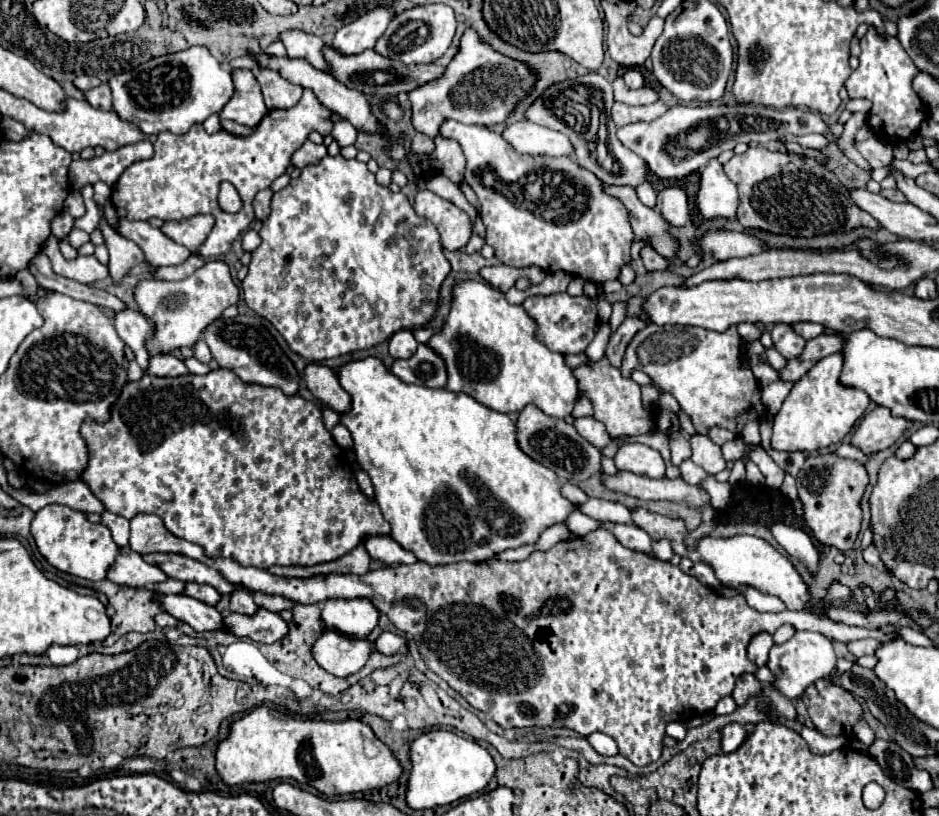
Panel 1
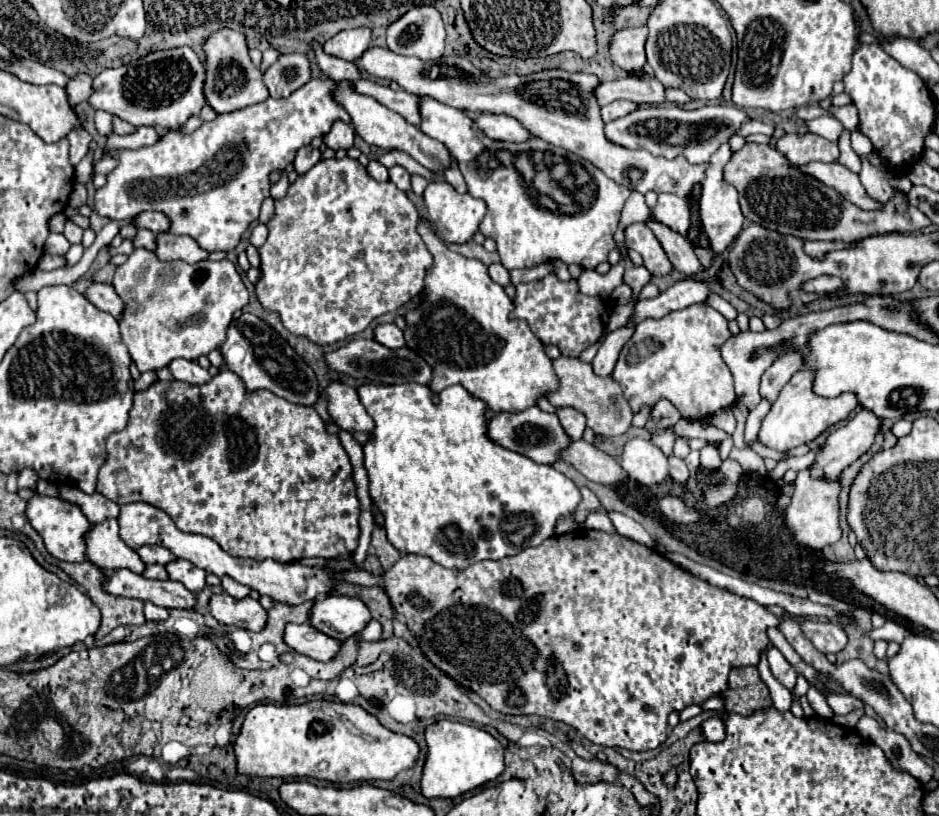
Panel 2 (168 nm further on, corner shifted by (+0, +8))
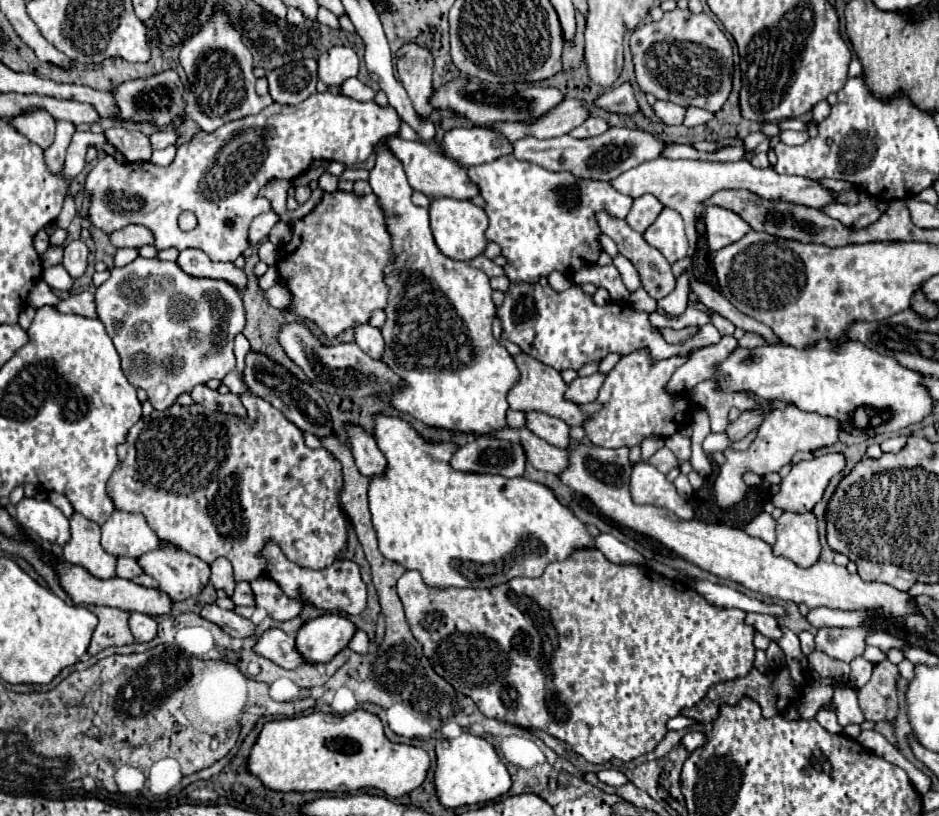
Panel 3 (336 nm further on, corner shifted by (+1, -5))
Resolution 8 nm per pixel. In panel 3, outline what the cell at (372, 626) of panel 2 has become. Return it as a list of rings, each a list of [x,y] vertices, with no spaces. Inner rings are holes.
[[[356,631],[356,635],[352,637],[352,641],[348,643],[348,647],[352,649],[352,651],[356,651],[356,653],[368,653],[368,645],[370,645],[370,639],[368,639],[368,635],[364,633],[364,631]]]

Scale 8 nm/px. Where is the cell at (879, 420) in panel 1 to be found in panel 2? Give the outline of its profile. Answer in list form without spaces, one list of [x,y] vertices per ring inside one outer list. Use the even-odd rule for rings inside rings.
[[[859,410],[845,426],[833,430],[817,448],[817,458],[809,466],[811,478],[835,480],[851,462],[869,450],[879,432],[881,420],[873,412]]]

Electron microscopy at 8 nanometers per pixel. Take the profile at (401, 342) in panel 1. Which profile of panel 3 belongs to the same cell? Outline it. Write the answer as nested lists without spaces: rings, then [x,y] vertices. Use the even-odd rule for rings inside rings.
[[[358,325],[354,331],[356,331],[356,343],[366,355],[370,355],[372,359],[378,359],[384,355],[386,343],[384,343],[380,329],[376,329],[372,325]]]

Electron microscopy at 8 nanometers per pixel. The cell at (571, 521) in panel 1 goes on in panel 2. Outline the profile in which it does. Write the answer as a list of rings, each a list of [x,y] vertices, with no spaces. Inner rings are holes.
[[[607,512],[589,514],[587,520],[585,520],[585,528],[589,528],[589,530],[601,530],[601,532],[607,532],[607,534],[615,534],[615,528],[613,528]]]

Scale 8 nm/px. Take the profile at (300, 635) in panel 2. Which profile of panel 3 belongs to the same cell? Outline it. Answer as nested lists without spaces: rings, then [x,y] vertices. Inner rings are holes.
[[[268,629],[256,643],[254,651],[260,653],[262,657],[274,661],[282,669],[296,669],[304,663],[304,657],[300,657],[300,653],[296,649],[294,637],[284,633],[282,629]]]

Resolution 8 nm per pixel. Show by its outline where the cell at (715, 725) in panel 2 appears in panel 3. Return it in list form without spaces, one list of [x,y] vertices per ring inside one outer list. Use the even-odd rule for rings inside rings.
[[[690,731],[690,733],[686,733],[684,735],[684,739],[682,739],[682,745],[692,753],[692,751],[696,751],[700,745],[704,745],[704,741],[706,741],[706,735],[704,733],[698,733],[698,731]]]

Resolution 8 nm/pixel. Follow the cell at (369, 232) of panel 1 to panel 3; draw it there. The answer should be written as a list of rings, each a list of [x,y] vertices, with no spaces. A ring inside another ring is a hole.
[[[324,193],[322,201],[306,217],[290,225],[290,241],[278,249],[276,269],[282,285],[292,295],[284,311],[314,323],[328,339],[336,339],[356,325],[370,323],[376,309],[386,309],[388,285],[384,285],[384,267],[396,261],[386,221],[388,217],[374,193]]]

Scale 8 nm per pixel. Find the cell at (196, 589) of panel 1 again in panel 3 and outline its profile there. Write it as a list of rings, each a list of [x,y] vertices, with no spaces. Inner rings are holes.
[[[164,543],[160,549],[138,557],[144,573],[152,575],[172,601],[196,597],[210,579],[210,565],[202,559]]]

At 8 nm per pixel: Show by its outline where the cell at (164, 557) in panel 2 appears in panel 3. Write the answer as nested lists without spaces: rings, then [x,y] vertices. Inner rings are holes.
[[[118,557],[116,573],[118,573],[118,577],[122,577],[122,579],[132,579],[132,577],[144,573],[144,571],[140,569],[140,565],[138,565],[136,559],[132,559],[132,557]]]

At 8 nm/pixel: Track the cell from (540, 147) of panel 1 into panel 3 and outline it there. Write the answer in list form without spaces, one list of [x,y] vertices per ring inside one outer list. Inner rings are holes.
[[[452,129],[442,137],[442,153],[458,161],[462,167],[472,167],[510,155],[512,143],[492,129]]]

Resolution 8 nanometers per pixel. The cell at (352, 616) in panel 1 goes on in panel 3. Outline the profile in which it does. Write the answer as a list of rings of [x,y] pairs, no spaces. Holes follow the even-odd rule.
[[[338,613],[306,621],[296,633],[296,649],[308,663],[328,663],[354,637],[356,625]]]

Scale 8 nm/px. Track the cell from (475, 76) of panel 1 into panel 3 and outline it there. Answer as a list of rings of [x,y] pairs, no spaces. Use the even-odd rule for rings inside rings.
[[[326,91],[314,93],[298,105],[272,103],[258,115],[230,121],[212,133],[200,131],[190,139],[190,143],[178,147],[176,159],[168,167],[158,167],[150,161],[122,165],[114,161],[112,155],[104,155],[84,183],[84,193],[94,195],[90,205],[90,221],[94,227],[102,229],[108,235],[130,223],[138,223],[154,233],[156,249],[176,247],[178,251],[182,251],[194,247],[202,249],[212,261],[236,261],[244,253],[244,249],[250,247],[248,229],[252,219],[270,209],[270,201],[258,195],[262,185],[266,185],[270,179],[296,179],[298,175],[308,171],[314,159],[340,161],[344,165],[362,163],[368,159],[382,137],[400,131],[400,123],[402,119],[396,109],[392,109],[392,105],[382,107],[374,101],[356,101],[352,97]],[[182,211],[192,211],[198,217],[196,229],[188,233],[180,231],[178,215]]]

